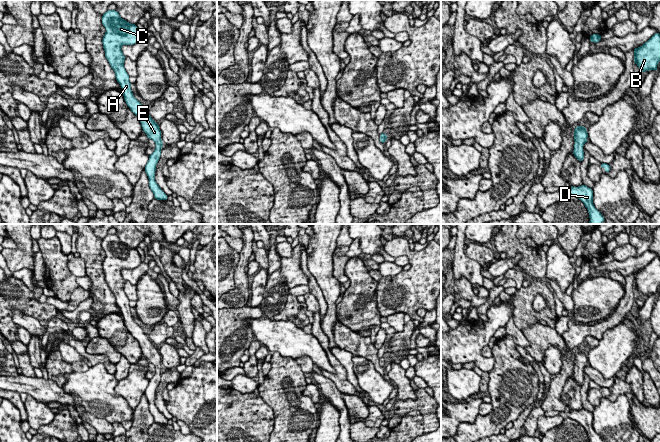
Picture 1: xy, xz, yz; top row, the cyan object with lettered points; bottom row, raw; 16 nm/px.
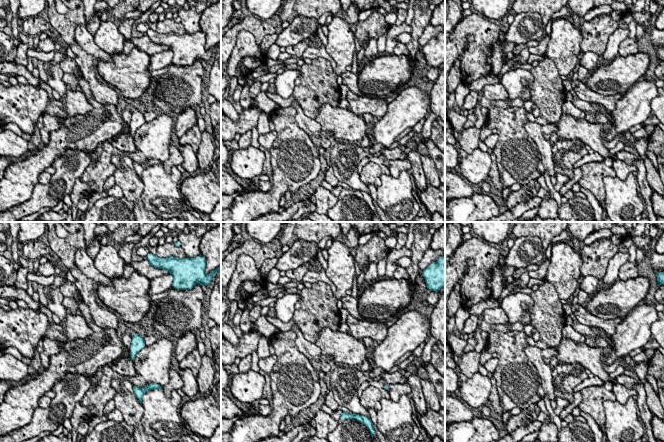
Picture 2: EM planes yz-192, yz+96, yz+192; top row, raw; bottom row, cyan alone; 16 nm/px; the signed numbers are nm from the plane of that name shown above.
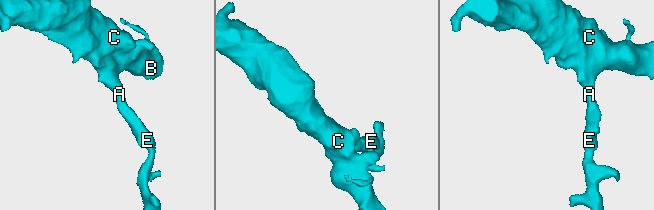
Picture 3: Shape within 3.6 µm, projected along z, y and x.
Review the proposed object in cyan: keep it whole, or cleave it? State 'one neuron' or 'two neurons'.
one neuron

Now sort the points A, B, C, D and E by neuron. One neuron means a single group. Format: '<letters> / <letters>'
A B C D E

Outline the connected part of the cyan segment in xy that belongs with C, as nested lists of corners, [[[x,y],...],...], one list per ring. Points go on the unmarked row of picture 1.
[[[108,234],[107,236],[105,236],[102,240],[101,246],[106,253],[106,257],[104,258],[104,261],[102,263],[105,281],[108,284],[111,292],[115,296],[116,304],[120,308],[123,315],[124,324],[127,330],[130,332],[130,334],[138,341],[142,353],[146,357],[148,363],[152,363],[156,368],[155,374],[149,380],[149,384],[144,393],[149,403],[149,411],[154,417],[155,423],[167,424],[168,420],[162,415],[162,413],[158,410],[158,408],[155,405],[156,389],[160,383],[161,373],[163,370],[161,363],[161,355],[159,353],[159,349],[150,341],[148,335],[144,333],[143,329],[134,321],[132,317],[131,307],[129,306],[130,300],[127,298],[124,292],[125,280],[121,274],[121,271],[123,269],[133,269],[139,266],[141,263],[141,257],[136,248],[130,248],[126,244],[122,243],[116,234]]]

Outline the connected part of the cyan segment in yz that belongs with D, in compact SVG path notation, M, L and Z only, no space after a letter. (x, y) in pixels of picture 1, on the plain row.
M583 408L578 411L566 410L559 412L559 414L564 420L570 418L581 424L588 434L589 442L604 442L593 428L593 414L591 412Z

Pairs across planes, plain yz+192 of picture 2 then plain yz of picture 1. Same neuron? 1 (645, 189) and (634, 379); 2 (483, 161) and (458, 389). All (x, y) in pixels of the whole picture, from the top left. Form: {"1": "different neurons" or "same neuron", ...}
{"1": "same neuron", "2": "same neuron"}

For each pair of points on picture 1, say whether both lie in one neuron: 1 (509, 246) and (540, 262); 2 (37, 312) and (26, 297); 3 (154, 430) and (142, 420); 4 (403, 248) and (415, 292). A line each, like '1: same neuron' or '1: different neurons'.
1: same neuron
2: same neuron
3: different neurons
4: same neuron

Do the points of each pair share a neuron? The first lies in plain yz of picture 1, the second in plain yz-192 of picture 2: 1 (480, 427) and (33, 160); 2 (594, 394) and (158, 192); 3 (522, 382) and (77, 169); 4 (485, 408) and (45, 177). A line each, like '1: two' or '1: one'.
1: two
2: one
3: one
4: one

